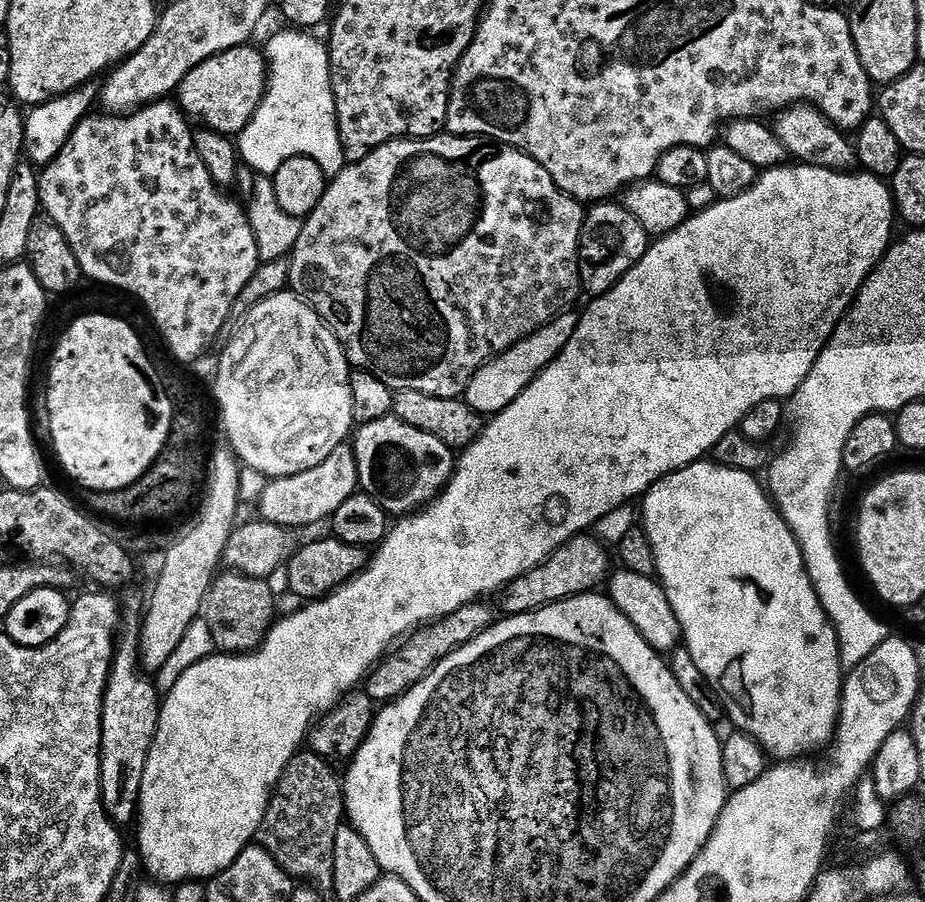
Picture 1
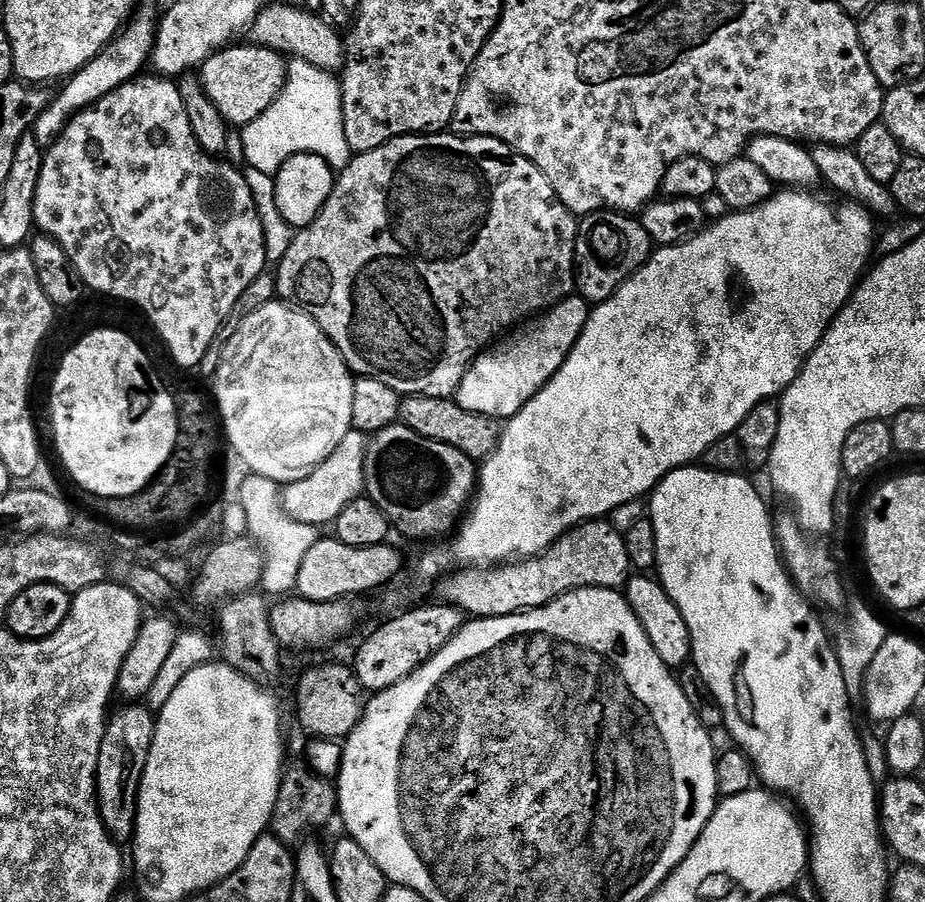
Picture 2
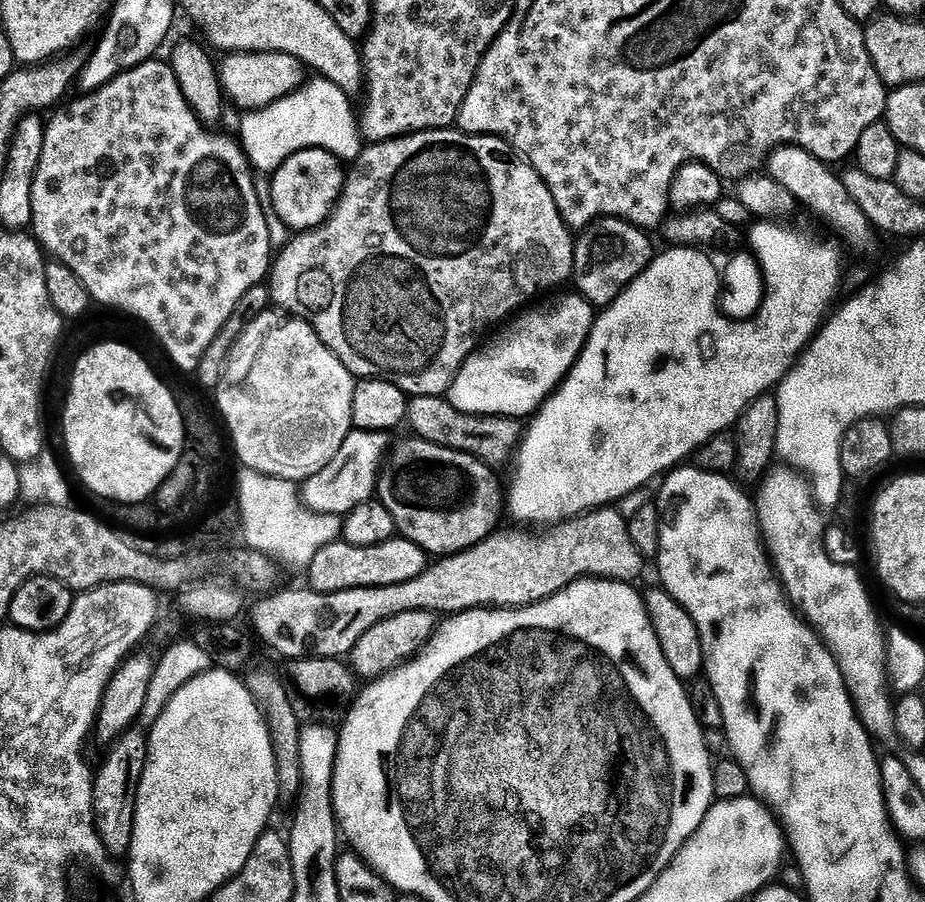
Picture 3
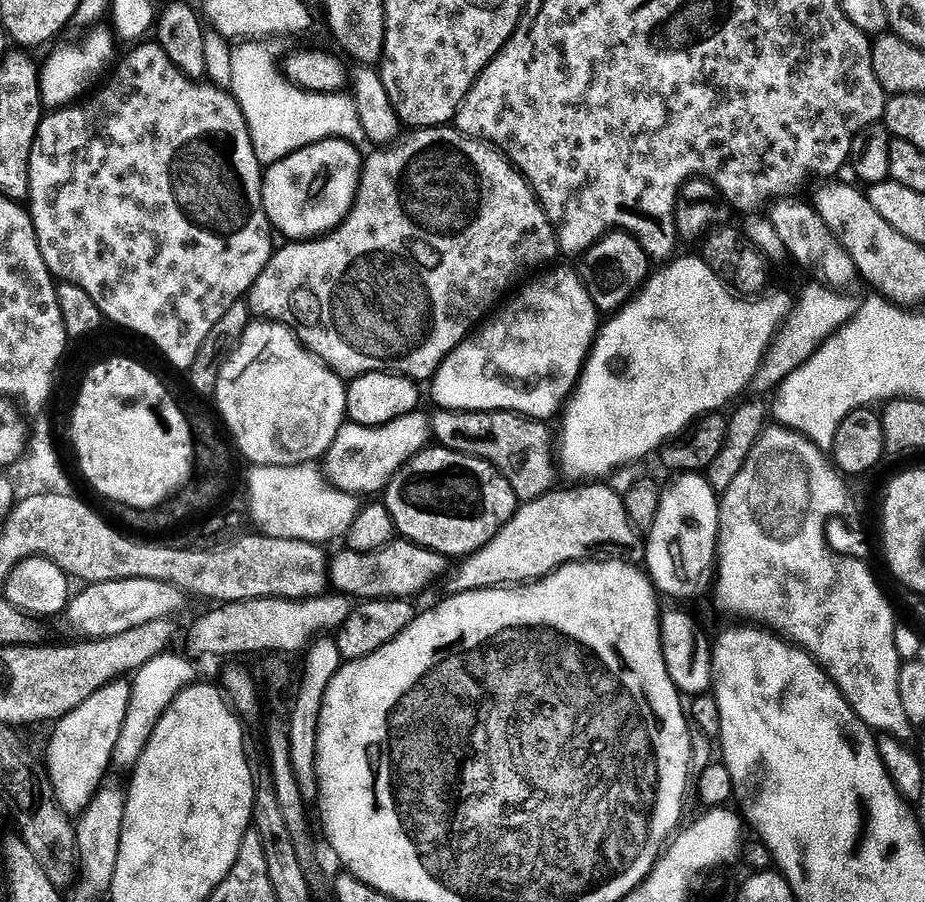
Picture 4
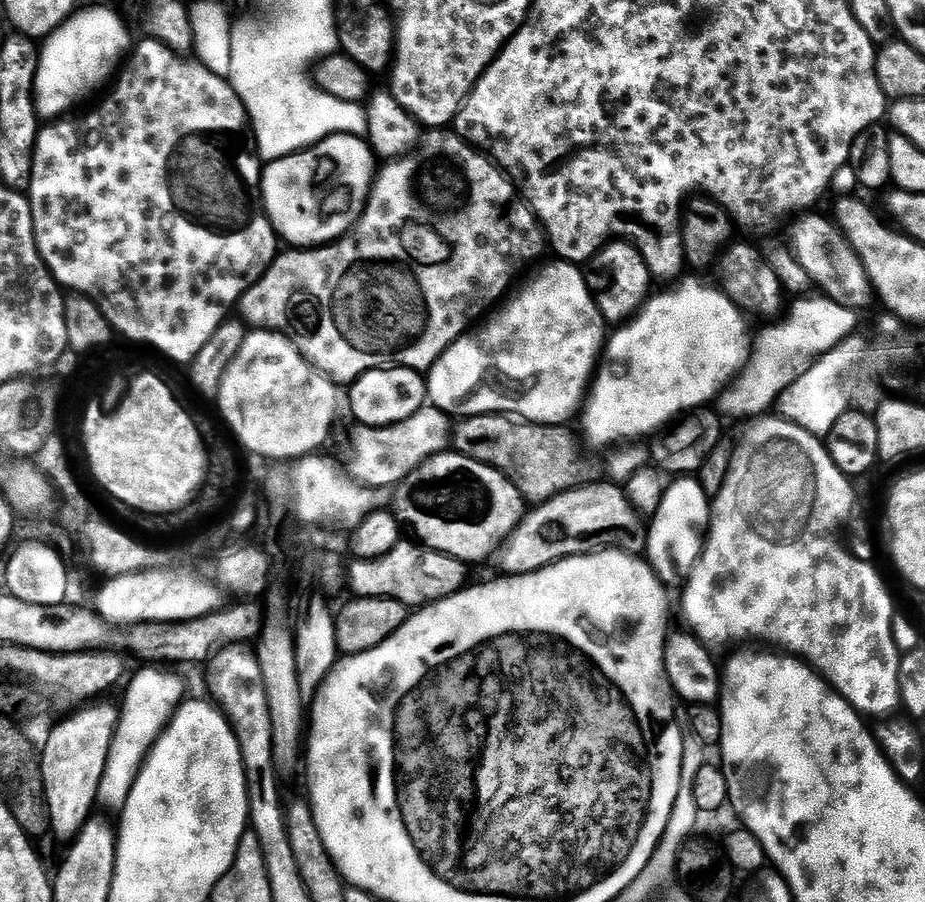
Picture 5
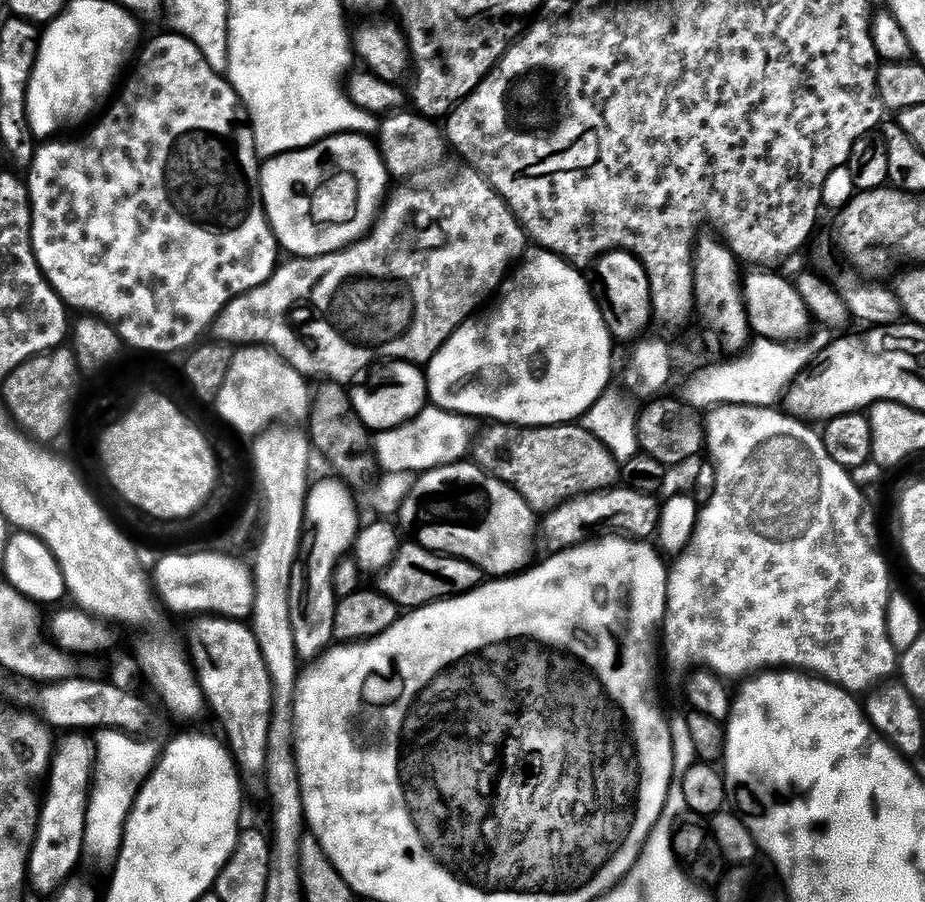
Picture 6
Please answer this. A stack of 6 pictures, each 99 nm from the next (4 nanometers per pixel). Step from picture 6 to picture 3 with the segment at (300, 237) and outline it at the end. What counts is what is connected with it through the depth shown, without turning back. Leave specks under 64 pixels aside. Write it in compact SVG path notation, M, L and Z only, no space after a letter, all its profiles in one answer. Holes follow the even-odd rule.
M307 148L296 152L281 168L271 173L272 208L284 224L296 230L319 228L332 215L346 183L345 165L325 148Z

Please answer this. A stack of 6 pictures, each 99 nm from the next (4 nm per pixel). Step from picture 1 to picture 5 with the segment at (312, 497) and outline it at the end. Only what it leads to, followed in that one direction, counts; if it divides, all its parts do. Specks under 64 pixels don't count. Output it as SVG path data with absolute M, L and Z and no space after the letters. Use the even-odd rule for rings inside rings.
M431 406L420 408L410 418L385 428L356 426L352 432L351 479L368 488L391 489L407 478L418 465L425 464L431 456L441 455L449 447L453 428L448 413Z

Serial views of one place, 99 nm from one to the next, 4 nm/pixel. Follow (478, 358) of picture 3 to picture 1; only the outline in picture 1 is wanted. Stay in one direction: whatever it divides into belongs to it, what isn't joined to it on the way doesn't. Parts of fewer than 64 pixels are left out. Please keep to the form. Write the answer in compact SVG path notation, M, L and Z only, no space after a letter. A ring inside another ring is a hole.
M561 314L545 328L539 328L534 334L530 334L522 342L510 346L504 352L499 352L497 356L487 360L468 382L468 388L463 394L463 401L468 404L475 412L480 413L481 417L491 418L496 413L506 410L534 382L534 378L539 372L544 372L554 358L570 342L570 338L576 329L577 317L575 315Z

